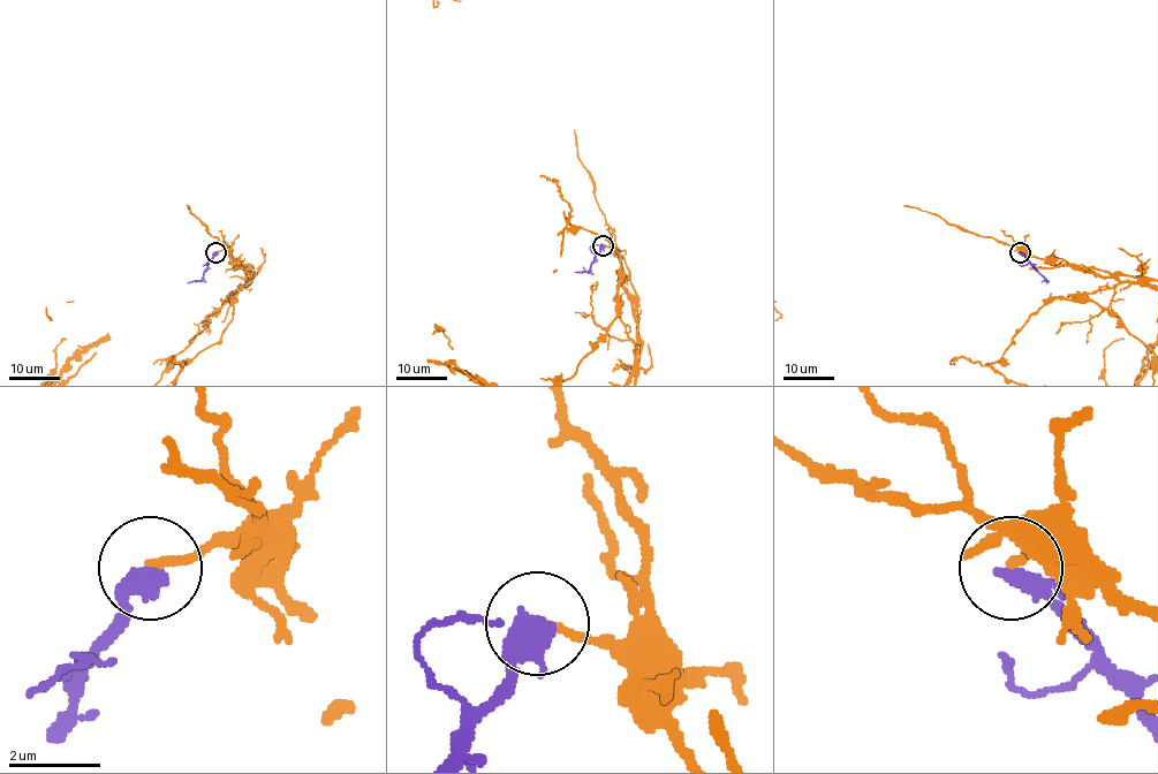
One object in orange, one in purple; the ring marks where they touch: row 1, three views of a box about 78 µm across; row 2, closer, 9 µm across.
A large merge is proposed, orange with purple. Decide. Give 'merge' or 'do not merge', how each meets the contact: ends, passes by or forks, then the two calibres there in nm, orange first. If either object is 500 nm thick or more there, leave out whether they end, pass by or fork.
do not merge; orange ends there; purple passes by; 180 nm thick on the orange side, 400 nm on the other

